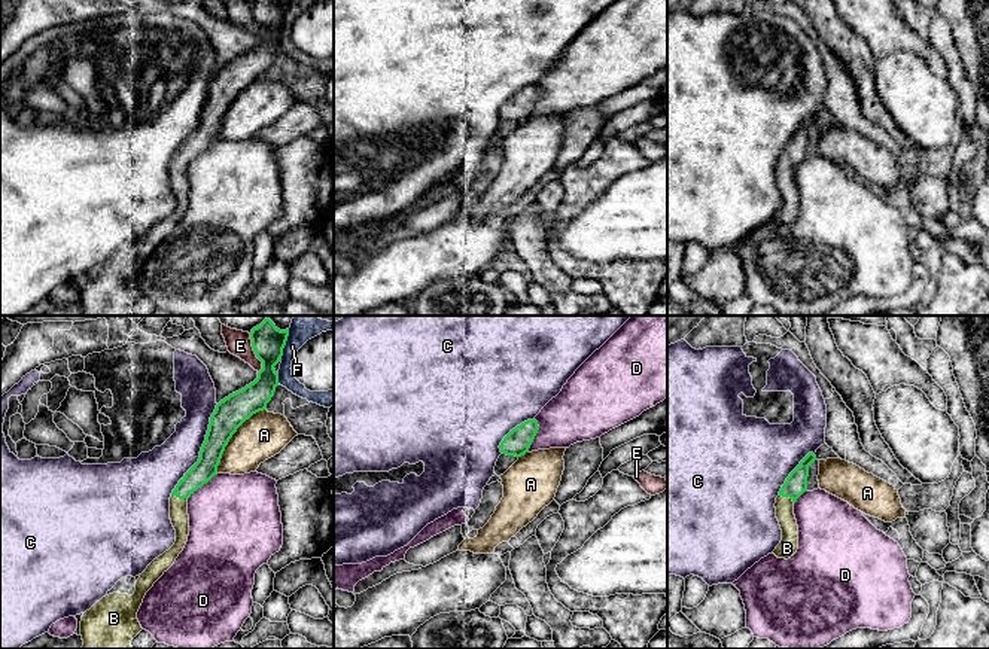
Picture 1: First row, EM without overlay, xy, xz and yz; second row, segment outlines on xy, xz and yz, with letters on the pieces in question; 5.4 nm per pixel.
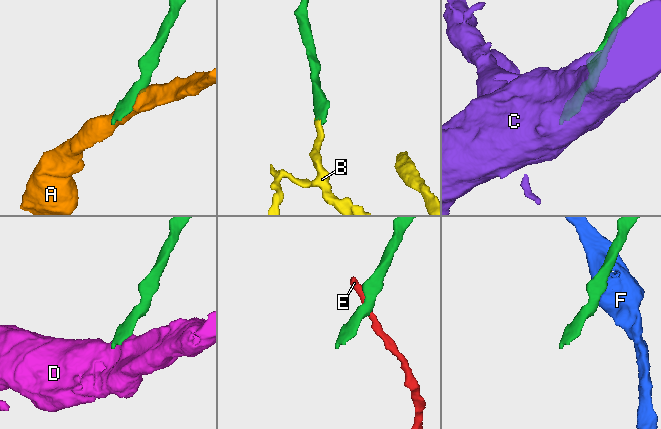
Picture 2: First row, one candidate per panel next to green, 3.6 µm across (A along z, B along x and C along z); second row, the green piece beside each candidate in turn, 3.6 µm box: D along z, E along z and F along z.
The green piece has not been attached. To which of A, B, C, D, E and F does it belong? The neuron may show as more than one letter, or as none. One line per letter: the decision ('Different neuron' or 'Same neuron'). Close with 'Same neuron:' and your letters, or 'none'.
A: Different neuron
B: Same neuron
C: Different neuron
D: Different neuron
E: Different neuron
F: Different neuron
Same neuron: B

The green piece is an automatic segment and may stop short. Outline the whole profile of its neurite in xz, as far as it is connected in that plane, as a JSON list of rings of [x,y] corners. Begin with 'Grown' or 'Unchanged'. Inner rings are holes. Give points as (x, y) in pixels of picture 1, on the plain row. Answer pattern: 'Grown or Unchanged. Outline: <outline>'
Unchanged. Outline: [[[535,85],[521,89],[503,104],[499,112],[500,119],[515,124],[524,122],[529,118],[538,97],[539,92]]]

